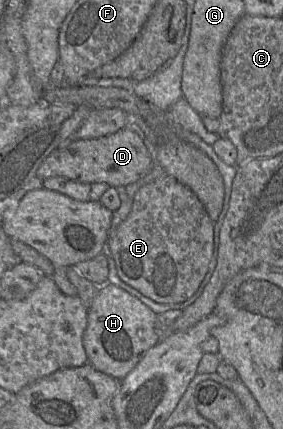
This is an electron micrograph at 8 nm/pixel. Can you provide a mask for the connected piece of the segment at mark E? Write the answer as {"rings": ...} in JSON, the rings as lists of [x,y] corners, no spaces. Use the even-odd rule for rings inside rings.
{"rings":[[[163,176],[143,185],[134,195],[131,210],[127,218],[122,221],[114,230],[110,228],[110,234],[106,243],[106,250],[103,252],[113,258],[117,273],[122,281],[138,290],[144,296],[161,304],[181,303],[189,299],[198,289],[206,275],[212,259],[214,247],[214,222],[210,219],[204,206],[194,192],[171,176]]]}

